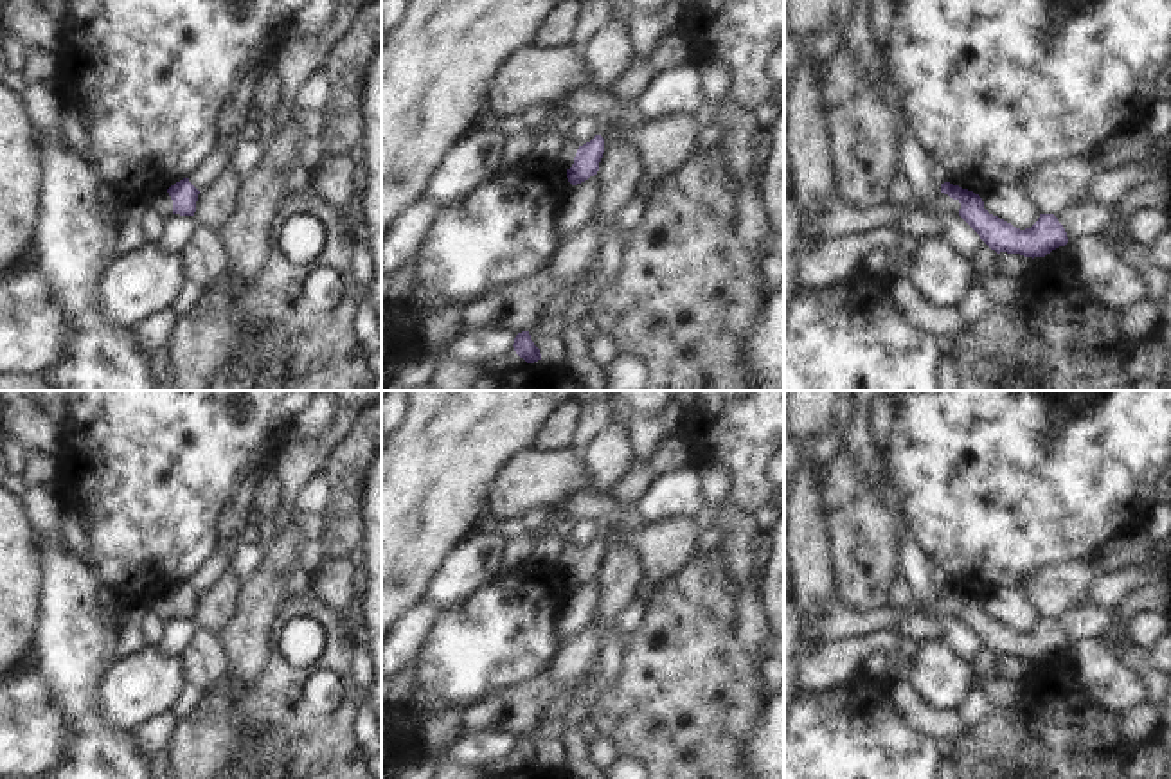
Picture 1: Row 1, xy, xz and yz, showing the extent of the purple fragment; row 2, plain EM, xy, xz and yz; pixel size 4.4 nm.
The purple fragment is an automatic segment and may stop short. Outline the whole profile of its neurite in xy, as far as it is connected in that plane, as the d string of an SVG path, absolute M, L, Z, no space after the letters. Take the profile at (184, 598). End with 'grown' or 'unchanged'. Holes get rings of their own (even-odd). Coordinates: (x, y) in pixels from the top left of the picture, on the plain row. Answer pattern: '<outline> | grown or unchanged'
M183 581L151 603L149 613L165 622L171 617L194 619L200 594Z | grown

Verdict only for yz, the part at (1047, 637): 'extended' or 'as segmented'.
extended

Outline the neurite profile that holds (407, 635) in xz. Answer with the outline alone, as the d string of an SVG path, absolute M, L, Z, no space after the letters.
M421 601L390 628L381 644L381 676L392 676L405 666L414 664L419 648L441 612L441 608Z

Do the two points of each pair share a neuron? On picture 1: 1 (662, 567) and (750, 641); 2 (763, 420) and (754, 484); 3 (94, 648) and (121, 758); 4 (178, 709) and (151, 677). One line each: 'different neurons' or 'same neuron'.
1: different neurons
2: same neuron
3: same neuron
4: different neurons

